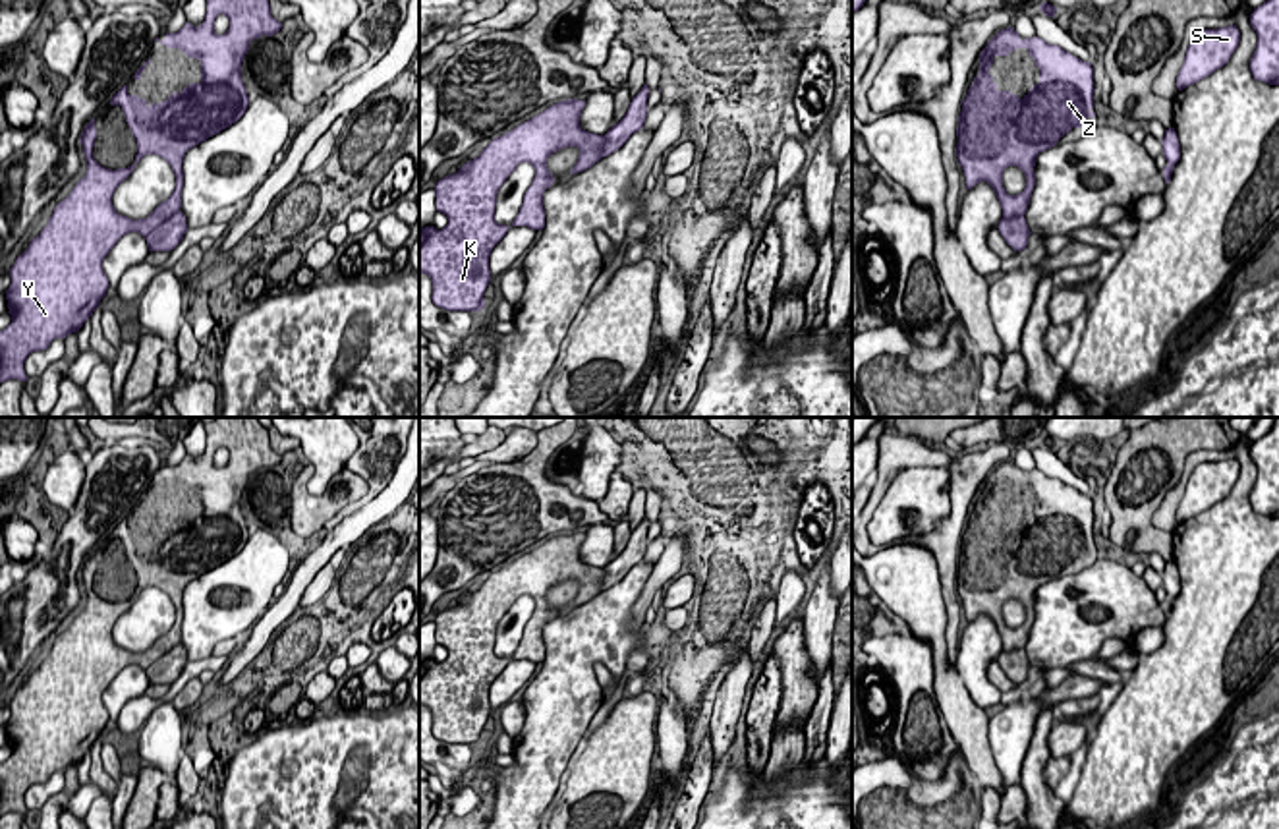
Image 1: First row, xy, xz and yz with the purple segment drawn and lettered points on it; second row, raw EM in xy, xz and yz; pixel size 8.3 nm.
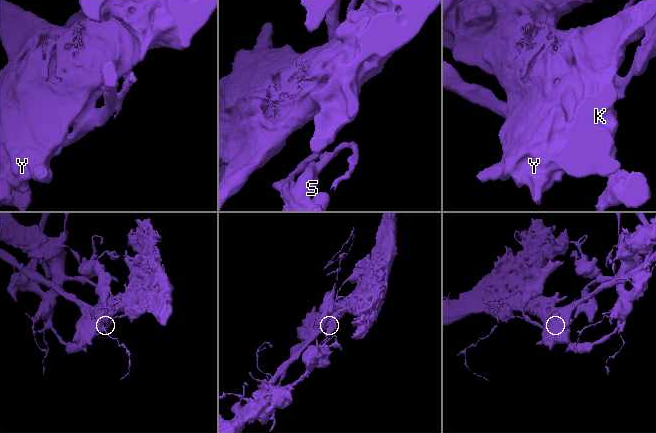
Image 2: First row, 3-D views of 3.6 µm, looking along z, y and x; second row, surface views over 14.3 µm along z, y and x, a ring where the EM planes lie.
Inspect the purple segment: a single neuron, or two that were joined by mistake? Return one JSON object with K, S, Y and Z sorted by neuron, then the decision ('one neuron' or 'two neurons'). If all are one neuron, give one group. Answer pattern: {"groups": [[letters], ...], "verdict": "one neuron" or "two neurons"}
{"groups": [["K", "Y", "Z"], ["S"]], "verdict": "two neurons"}

